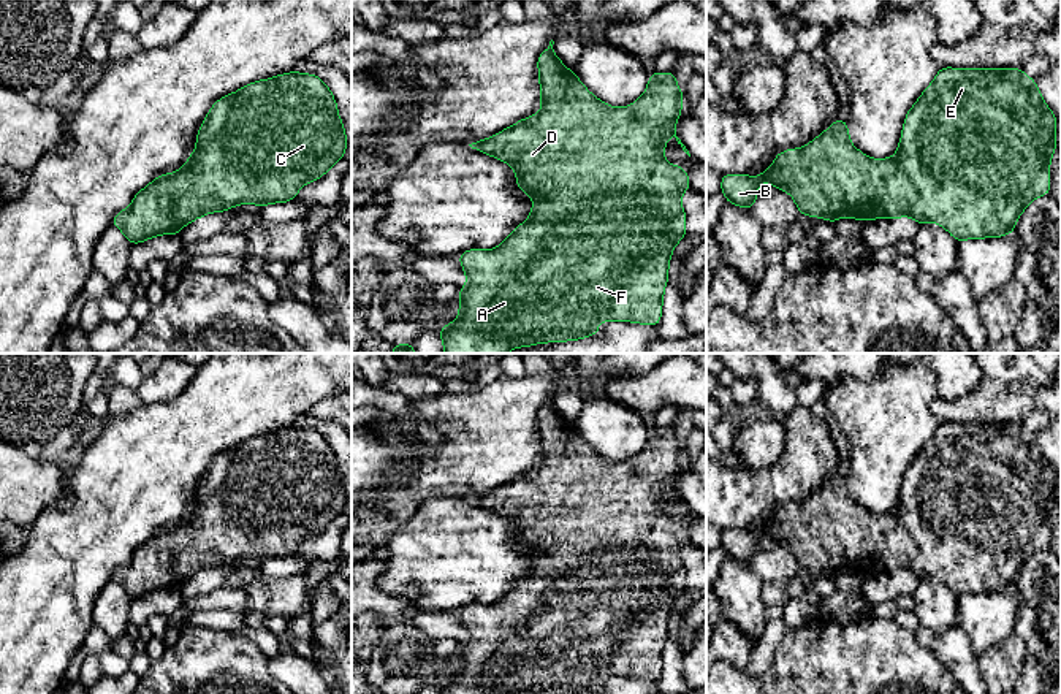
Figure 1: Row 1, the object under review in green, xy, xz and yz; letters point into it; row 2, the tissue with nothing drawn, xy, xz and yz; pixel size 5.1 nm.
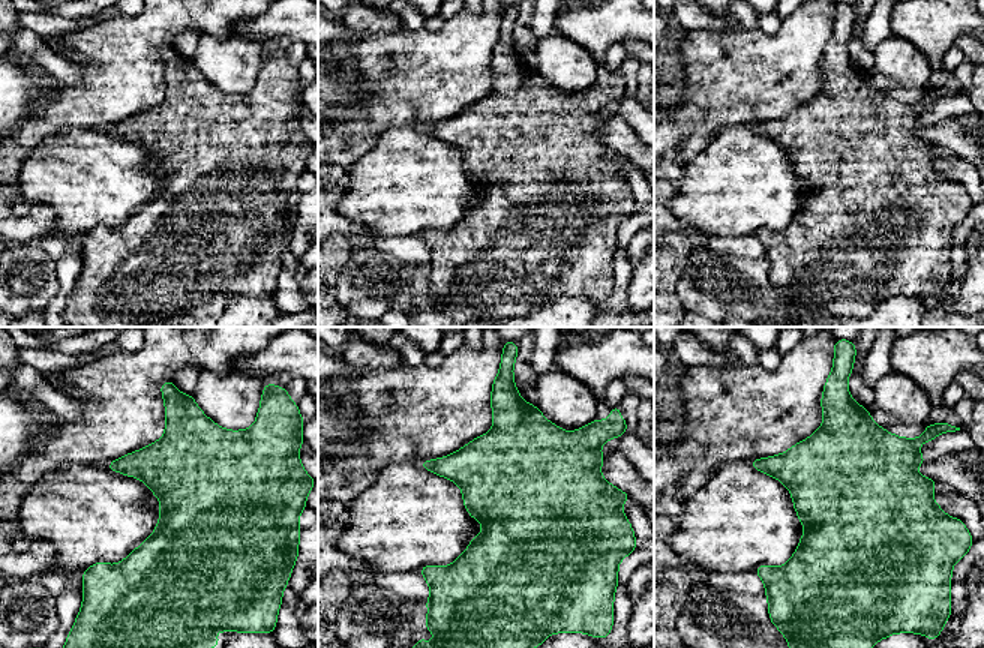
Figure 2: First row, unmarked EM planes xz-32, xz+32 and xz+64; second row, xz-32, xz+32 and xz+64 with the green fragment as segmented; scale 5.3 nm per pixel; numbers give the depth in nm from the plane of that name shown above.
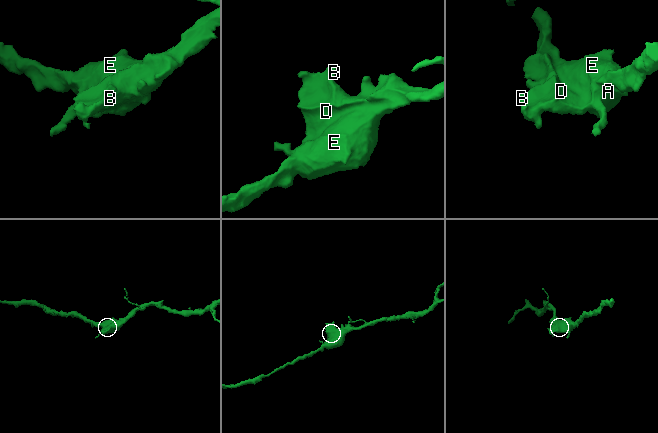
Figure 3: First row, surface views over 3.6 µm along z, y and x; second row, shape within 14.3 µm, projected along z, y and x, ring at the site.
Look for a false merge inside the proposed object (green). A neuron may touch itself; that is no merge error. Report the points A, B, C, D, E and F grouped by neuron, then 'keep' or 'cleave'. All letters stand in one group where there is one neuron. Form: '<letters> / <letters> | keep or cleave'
A B C D E F | keep

